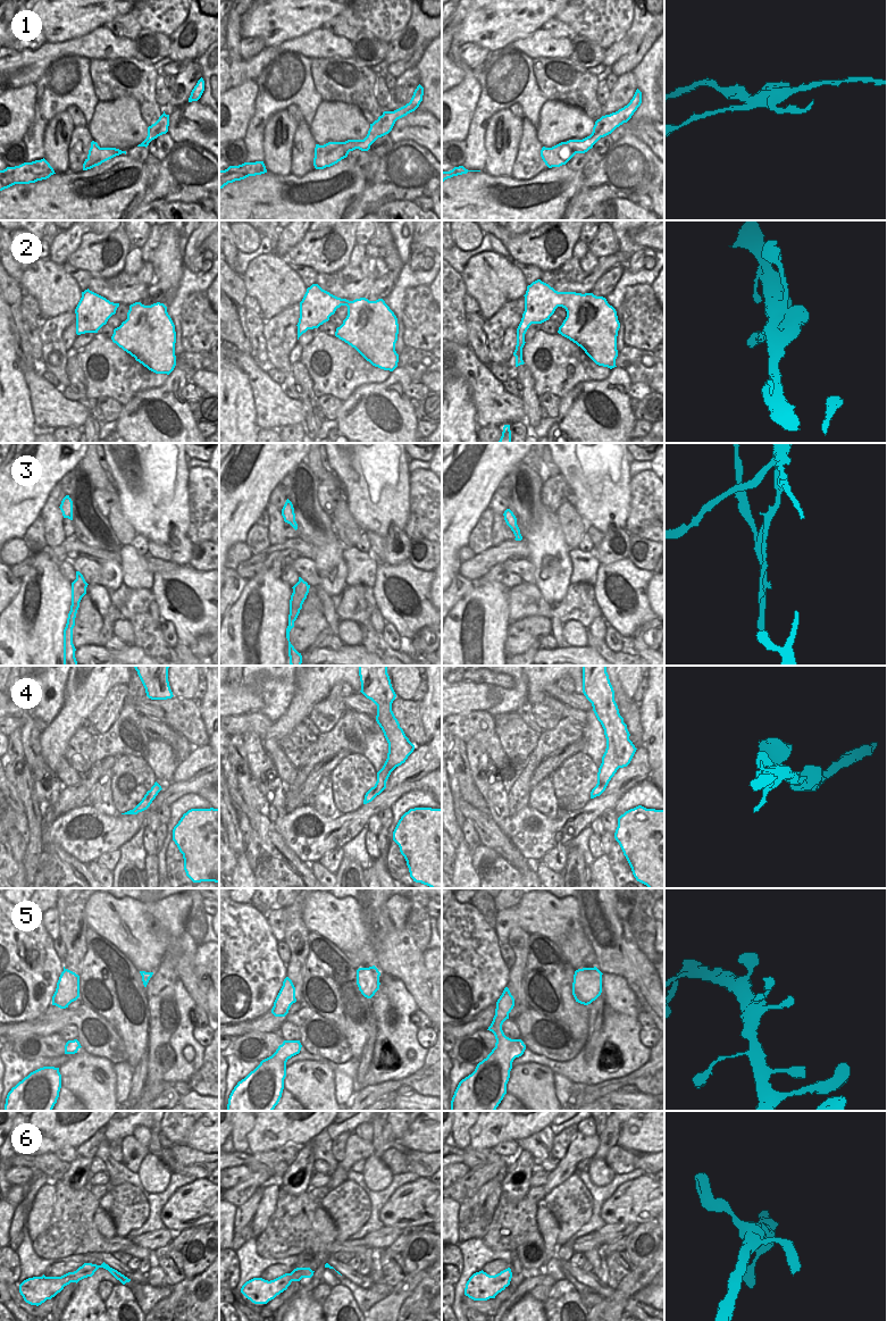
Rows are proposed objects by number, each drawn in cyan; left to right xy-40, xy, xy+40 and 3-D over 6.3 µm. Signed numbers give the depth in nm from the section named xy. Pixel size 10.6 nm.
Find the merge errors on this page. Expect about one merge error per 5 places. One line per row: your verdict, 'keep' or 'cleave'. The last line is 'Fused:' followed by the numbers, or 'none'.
1: cleave
2: keep
3: cleave
4: keep
5: keep
6: keep
Fused: 1, 3

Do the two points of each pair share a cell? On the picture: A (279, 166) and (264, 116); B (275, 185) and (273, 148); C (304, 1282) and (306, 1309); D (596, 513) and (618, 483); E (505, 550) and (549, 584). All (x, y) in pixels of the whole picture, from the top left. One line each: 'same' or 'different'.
A: different
B: different
C: same
D: same
E: different

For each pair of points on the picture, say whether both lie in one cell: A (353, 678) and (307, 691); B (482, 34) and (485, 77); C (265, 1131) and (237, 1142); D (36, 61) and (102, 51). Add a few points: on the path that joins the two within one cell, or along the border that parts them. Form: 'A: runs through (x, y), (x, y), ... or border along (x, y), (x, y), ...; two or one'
A: runs through (342, 677), (320, 677), (318, 679); one
B: border along (510, 44), (491, 52); two
C: border along (254, 1122), (247, 1135), (247, 1147), (249, 1151); two
D: runs through (52, 51), (66, 48), (86, 48); one

